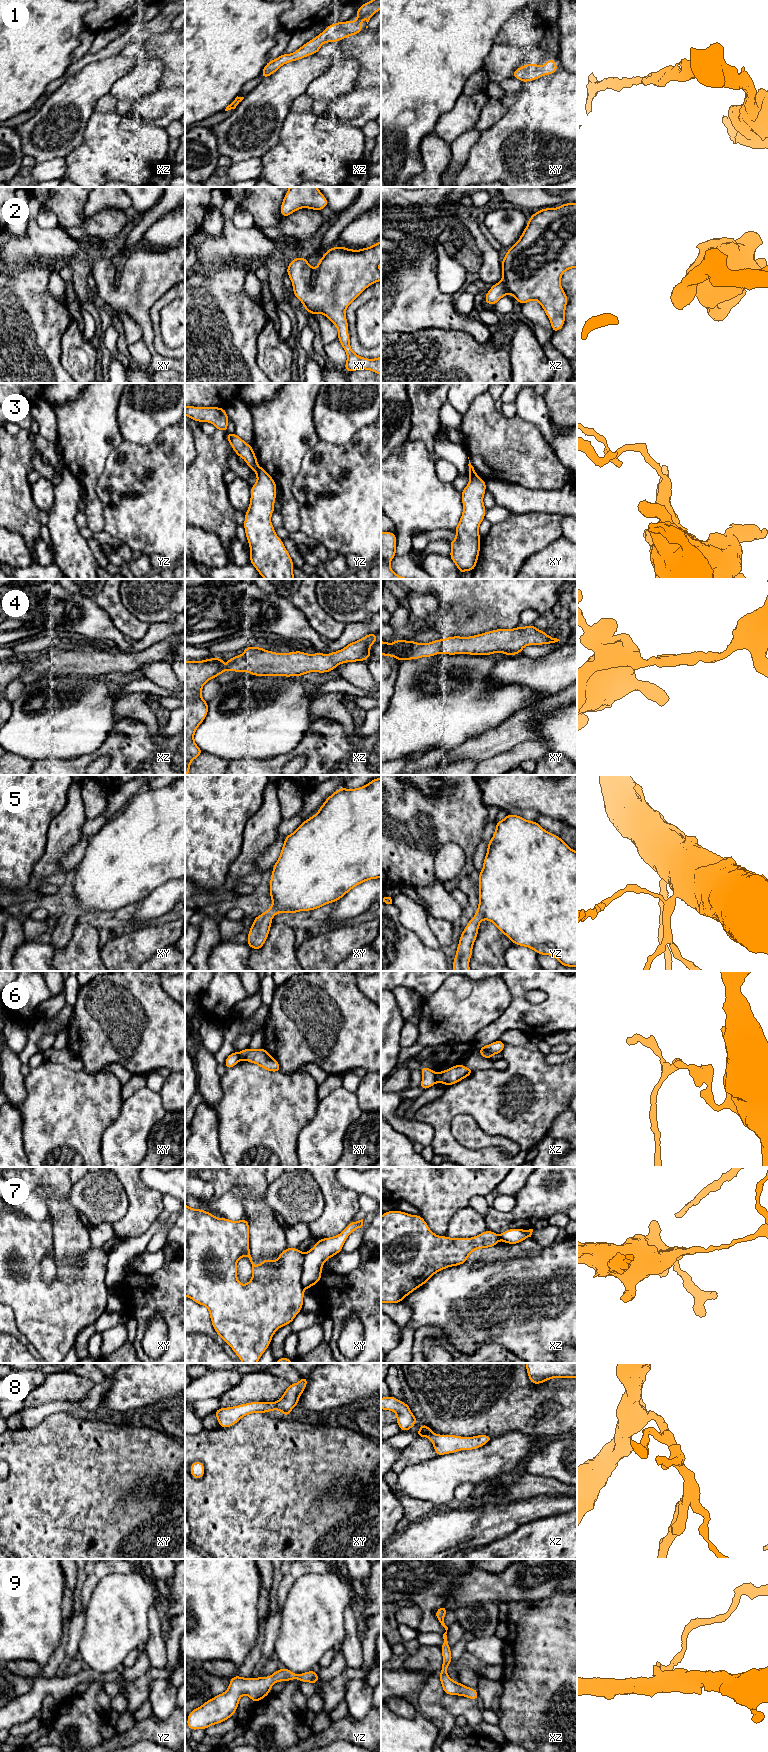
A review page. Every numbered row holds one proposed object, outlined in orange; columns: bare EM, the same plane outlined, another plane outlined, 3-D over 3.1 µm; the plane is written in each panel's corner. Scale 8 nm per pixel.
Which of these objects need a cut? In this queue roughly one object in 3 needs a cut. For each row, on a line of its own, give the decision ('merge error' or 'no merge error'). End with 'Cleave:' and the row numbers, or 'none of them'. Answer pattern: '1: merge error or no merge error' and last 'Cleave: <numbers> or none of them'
1: no merge error
2: no merge error
3: merge error
4: no merge error
5: no merge error
6: merge error
7: merge error
8: no merge error
9: no merge error
Cleave: 3, 6, 7

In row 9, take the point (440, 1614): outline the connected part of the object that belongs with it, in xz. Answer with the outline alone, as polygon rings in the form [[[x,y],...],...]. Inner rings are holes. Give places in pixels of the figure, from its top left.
[[[442,1606],[438,1608],[437,1612],[435,1613],[436,1618],[439,1620],[441,1625],[446,1630],[446,1632],[443,1634],[444,1641],[441,1646],[443,1662],[442,1662],[441,1673],[439,1674],[439,1679],[442,1684],[443,1691],[445,1694],[448,1694],[448,1695],[464,1696],[464,1697],[468,1697],[471,1700],[478,1700],[477,1689],[467,1687],[463,1684],[460,1684],[457,1681],[452,1680],[448,1676],[448,1673],[446,1672],[448,1666],[451,1664],[451,1661],[452,1661],[452,1654],[450,1652],[451,1647],[448,1644],[447,1635],[446,1635],[448,1627],[444,1623],[444,1617],[447,1610],[448,1609],[445,1606]]]

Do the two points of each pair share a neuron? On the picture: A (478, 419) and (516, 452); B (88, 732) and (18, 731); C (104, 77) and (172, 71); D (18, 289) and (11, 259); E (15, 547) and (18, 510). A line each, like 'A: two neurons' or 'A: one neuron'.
A: one neuron
B: one neuron
C: one neuron
D: two neurons
E: two neurons

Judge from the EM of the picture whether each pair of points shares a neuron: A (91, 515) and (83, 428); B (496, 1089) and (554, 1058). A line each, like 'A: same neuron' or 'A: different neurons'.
A: same neuron
B: different neurons

